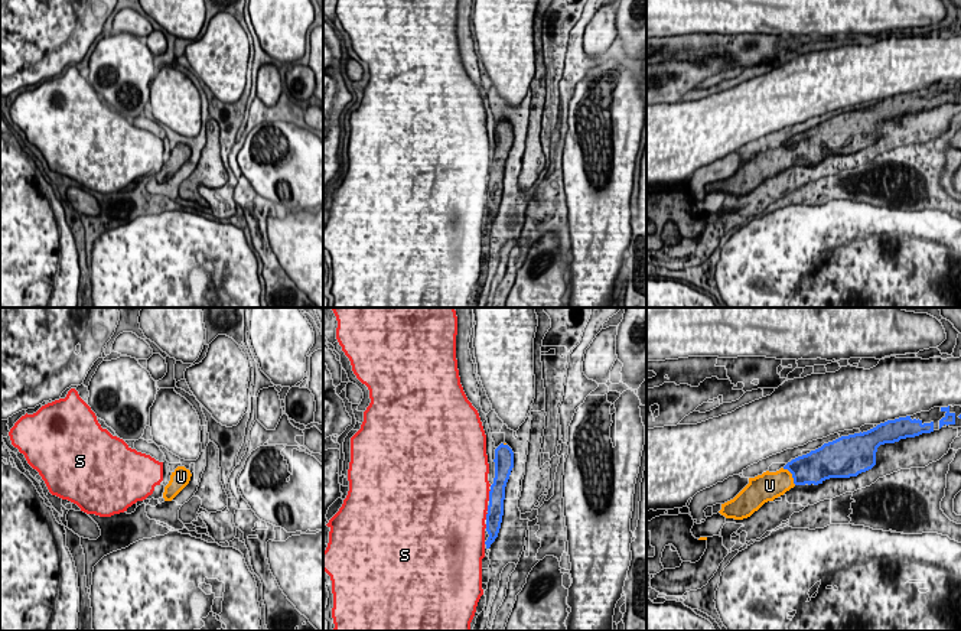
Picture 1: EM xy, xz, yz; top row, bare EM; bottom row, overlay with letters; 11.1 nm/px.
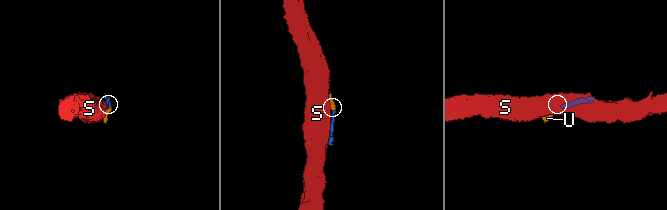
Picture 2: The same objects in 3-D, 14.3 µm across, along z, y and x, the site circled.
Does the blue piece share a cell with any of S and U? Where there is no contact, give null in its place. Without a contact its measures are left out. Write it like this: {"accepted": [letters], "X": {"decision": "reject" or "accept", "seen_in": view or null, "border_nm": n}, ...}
{"accepted": ["U"], "S": {"decision": "reject", "seen_in": "xz", "border_nm": 130}, "U": {"decision": "accept", "seen_in": "yz", "border_nm": 240}}

